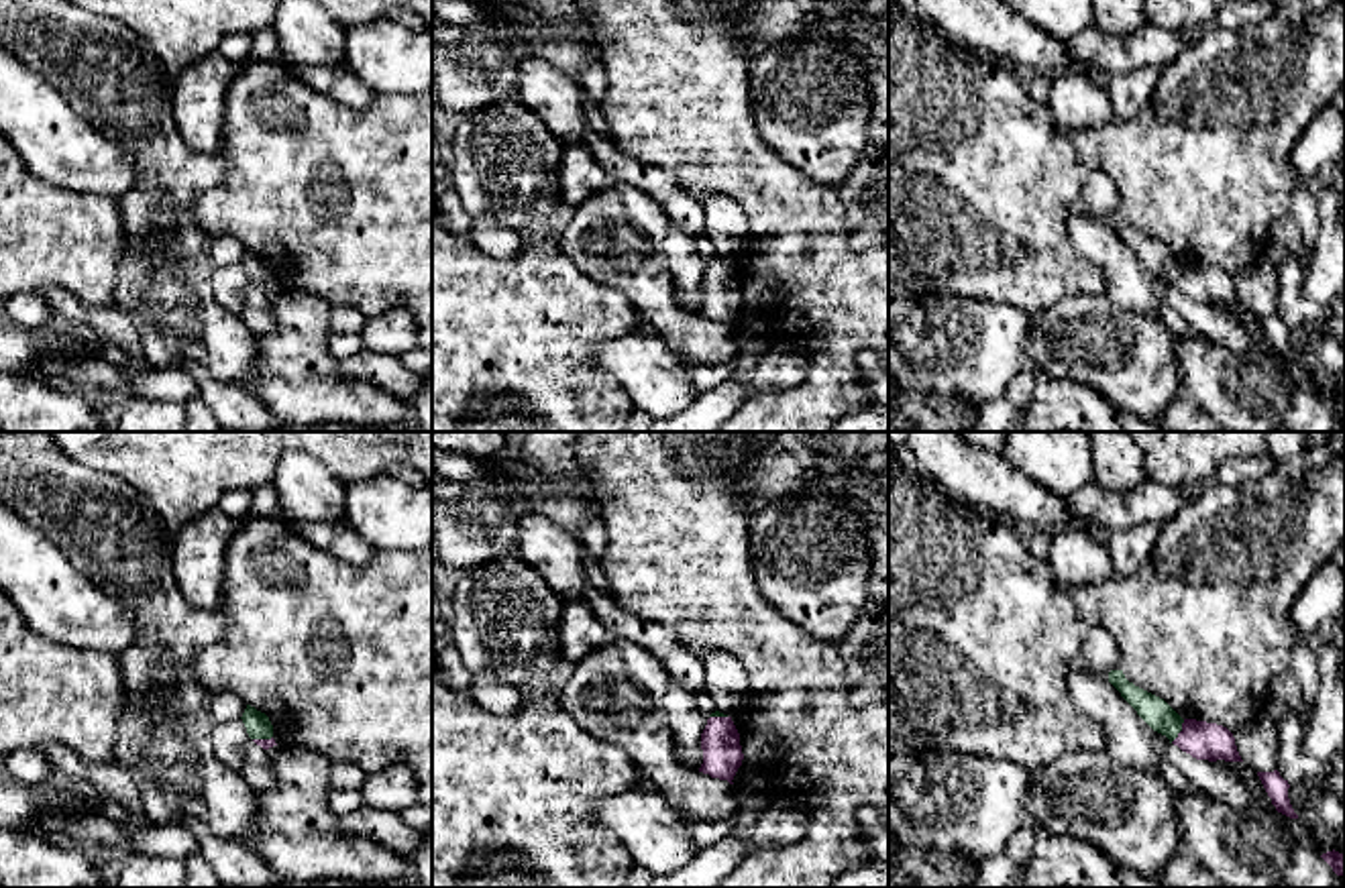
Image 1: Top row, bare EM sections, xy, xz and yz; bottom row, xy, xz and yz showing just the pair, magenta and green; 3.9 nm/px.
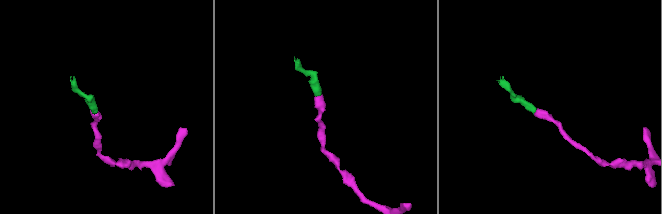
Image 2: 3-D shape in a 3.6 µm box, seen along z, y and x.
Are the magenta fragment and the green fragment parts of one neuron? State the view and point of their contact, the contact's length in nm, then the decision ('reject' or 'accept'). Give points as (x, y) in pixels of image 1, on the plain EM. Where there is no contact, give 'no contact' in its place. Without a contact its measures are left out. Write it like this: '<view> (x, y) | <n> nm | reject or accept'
yz (1180, 275) | 110 nm | accept

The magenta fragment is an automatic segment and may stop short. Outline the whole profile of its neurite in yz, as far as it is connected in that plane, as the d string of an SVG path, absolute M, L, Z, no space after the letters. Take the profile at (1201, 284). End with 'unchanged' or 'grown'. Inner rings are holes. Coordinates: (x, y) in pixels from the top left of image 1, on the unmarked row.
M1111 214L1109 226L1153 275L1166 279L1170 287L1178 289L1192 301L1208 306L1243 306L1235 281L1227 271L1182 263L1164 242L1129 226L1123 214Z; grown

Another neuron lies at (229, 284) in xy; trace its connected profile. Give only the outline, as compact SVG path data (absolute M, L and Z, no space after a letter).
M243 263L216 267L212 275L212 293L218 306L230 314L240 314L247 303L247 293L253 283L247 277Z

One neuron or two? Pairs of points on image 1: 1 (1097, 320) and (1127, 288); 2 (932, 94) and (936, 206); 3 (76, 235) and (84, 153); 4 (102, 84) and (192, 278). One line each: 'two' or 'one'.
1: two
2: one
3: two
4: one

